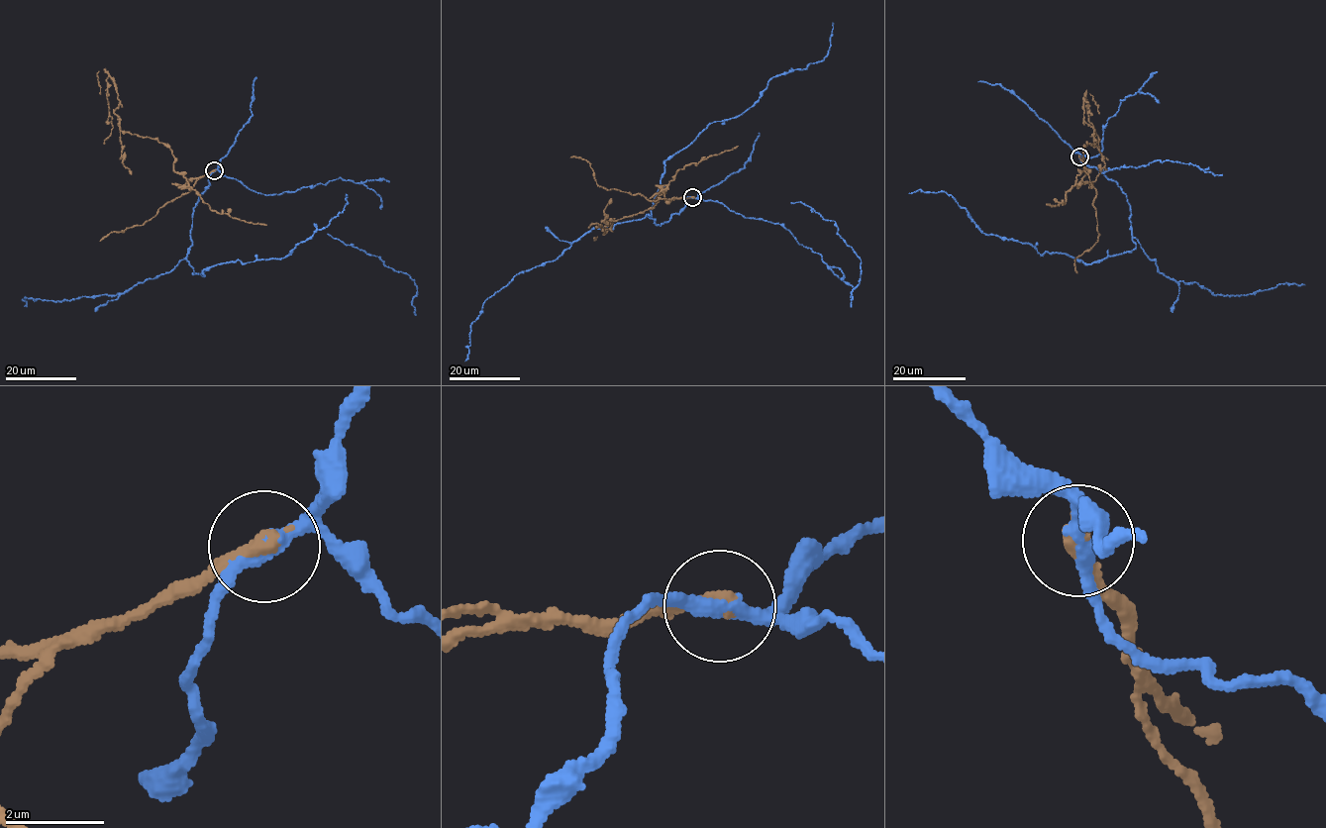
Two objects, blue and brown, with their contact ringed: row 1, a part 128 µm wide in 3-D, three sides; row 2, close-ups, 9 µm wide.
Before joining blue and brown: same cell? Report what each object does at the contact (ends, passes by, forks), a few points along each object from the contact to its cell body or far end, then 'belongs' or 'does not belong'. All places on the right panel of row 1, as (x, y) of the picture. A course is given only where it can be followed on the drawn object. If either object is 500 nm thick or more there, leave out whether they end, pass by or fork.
blue passes by; brown ends there; blue runs (1079, 156), (1126, 195), (1130, 252), (1084, 263), (1041, 255), (982, 233), (950, 194), (908, 193); brown runs (1079, 156), (1087, 171), (1077, 184), (1082, 151), (1096, 145), (1084, 120), (1084, 97), (1108, 160); does not belong

